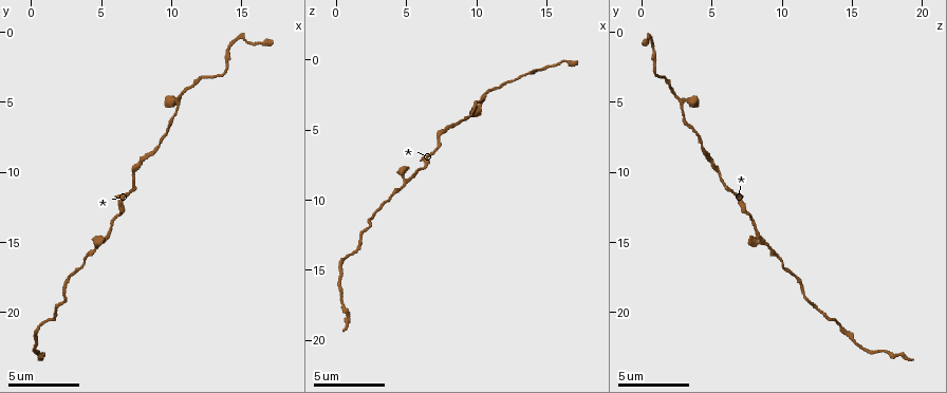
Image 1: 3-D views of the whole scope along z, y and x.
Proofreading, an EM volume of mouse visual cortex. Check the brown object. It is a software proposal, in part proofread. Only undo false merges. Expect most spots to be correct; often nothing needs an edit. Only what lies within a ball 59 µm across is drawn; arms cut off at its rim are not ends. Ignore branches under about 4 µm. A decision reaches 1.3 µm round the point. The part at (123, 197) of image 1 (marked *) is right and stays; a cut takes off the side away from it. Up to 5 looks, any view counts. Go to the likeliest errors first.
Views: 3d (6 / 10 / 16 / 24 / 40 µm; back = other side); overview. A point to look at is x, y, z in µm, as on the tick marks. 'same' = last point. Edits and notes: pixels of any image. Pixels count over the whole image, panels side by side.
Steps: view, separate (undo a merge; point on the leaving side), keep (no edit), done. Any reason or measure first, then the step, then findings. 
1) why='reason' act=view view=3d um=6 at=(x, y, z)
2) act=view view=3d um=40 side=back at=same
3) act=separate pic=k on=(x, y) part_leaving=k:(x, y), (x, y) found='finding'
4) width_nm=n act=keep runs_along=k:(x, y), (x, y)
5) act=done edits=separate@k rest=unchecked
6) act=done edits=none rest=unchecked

act=view view=3d um=16 at=(5.4, 14.6, 8.2)

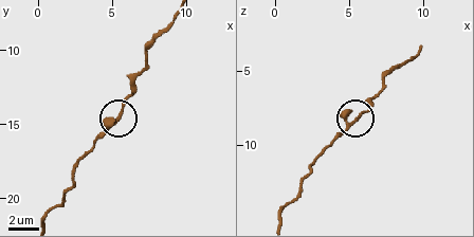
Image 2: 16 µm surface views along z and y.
act=keep runs_along=2:(371, 98), (331, 143) found='all the same cell'

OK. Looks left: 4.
why='thick turns thin' act=view view=3d um=6 at=(14.2, 0.8, 0.8)

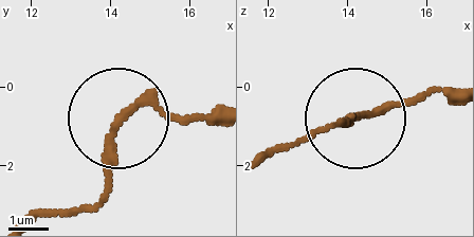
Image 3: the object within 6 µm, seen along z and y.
act=keep runs_along=3:(48, 218), (98, 198), (111, 127), (128, 113), (219, 116) found='continuous, no second cell'

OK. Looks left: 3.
why='three arms meet' act=view view=3d um=10 at=(10.4, 5.6, 3.0)

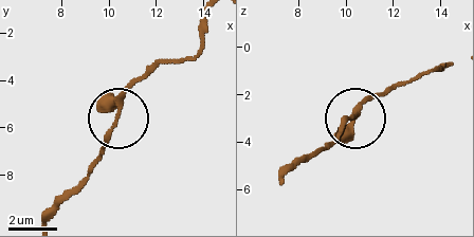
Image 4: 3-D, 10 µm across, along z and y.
act=keep runs_along=4:(281, 182), (388, 86) found='continuous, no second cell'

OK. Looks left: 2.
act=done edits=none rest=unchecked

